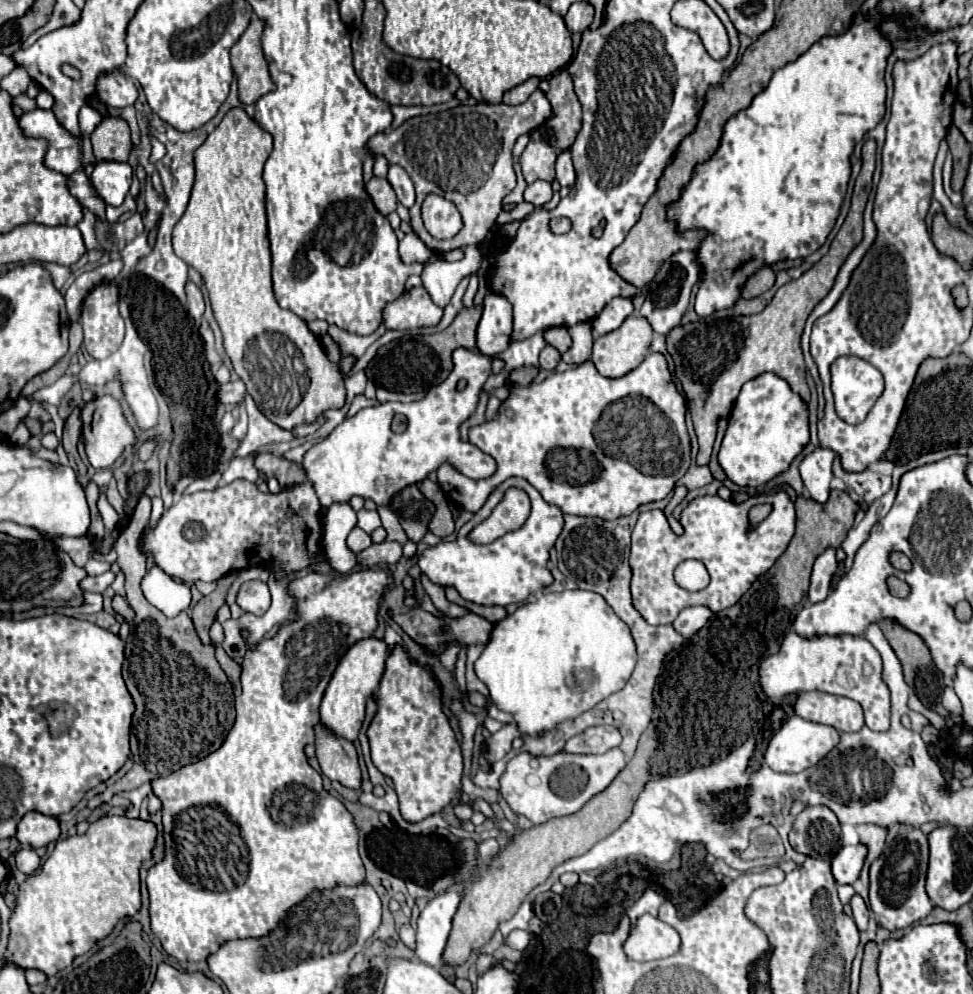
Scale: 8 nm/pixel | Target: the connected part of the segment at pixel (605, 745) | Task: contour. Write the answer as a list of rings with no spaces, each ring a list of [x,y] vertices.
[[[593,726],[565,744],[567,754],[603,754],[615,746],[621,744],[619,730],[613,730],[613,726]]]

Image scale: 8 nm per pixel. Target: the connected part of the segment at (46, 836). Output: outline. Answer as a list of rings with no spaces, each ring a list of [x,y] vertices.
[[[29,812],[17,824],[15,838],[21,844],[29,844],[31,848],[47,846],[59,838],[59,822],[53,816],[45,816],[39,812]]]

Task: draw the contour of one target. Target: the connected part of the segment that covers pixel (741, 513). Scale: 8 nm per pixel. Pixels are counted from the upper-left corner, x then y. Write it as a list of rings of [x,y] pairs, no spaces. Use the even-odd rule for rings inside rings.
[[[783,490],[773,492],[773,494],[757,494],[757,496],[751,496],[749,500],[741,502],[741,504],[735,504],[731,500],[723,500],[719,496],[699,496],[683,508],[679,522],[685,528],[683,536],[673,534],[663,510],[649,510],[649,512],[643,512],[639,516],[639,520],[633,528],[631,554],[629,554],[629,566],[631,566],[631,572],[633,572],[631,596],[633,596],[633,606],[637,608],[637,612],[649,624],[671,624],[677,618],[677,614],[687,606],[707,606],[713,614],[717,614],[717,612],[737,604],[739,598],[751,588],[751,584],[763,572],[767,572],[775,564],[775,560],[785,552],[785,548],[787,548],[787,544],[789,544],[789,540],[793,538],[793,532],[795,532],[795,508],[793,508],[789,494],[783,492]],[[765,502],[773,504],[773,512],[761,524],[757,524],[755,528],[749,528],[749,518],[747,518],[749,506],[765,504]],[[689,558],[703,562],[709,576],[711,576],[711,582],[703,592],[687,592],[687,590],[683,590],[681,586],[675,584],[673,570],[677,568],[679,562],[689,560]]]

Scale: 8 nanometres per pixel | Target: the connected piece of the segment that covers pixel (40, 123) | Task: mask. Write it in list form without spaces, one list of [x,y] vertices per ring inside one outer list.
[[[31,110],[19,118],[19,126],[25,136],[45,138],[49,148],[45,154],[45,166],[71,176],[81,168],[81,140],[73,138],[53,116],[51,110]]]

